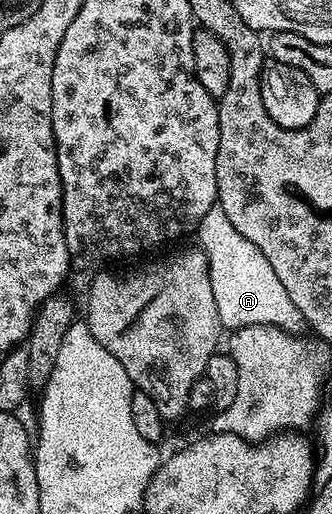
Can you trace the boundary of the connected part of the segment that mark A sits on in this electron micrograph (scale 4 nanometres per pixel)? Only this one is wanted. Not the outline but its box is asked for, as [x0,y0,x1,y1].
[197,205,303,333]

